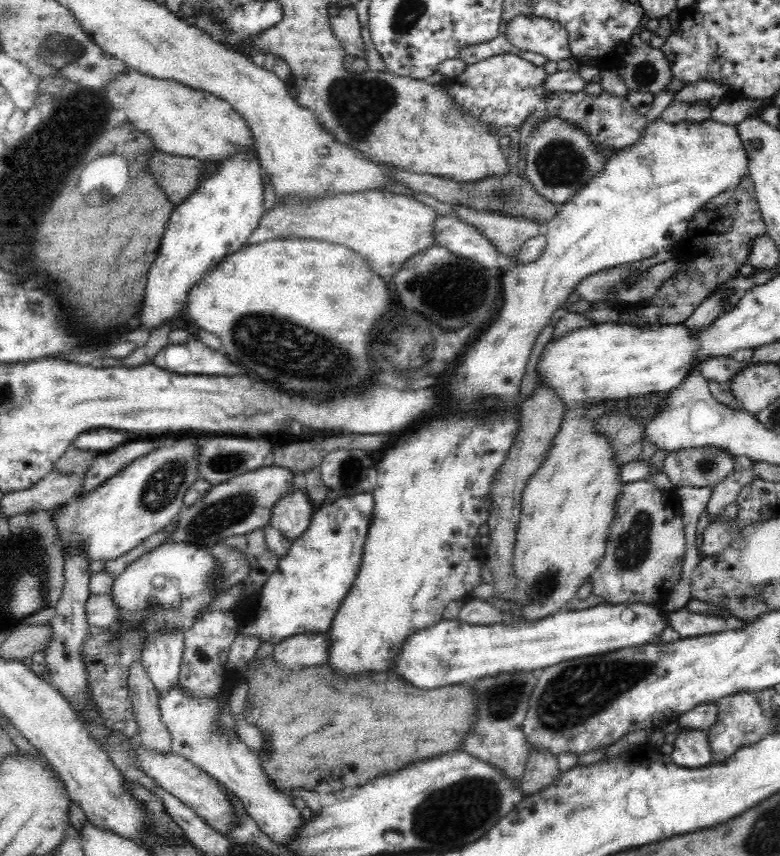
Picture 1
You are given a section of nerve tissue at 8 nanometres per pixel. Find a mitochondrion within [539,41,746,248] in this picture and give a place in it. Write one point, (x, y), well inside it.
(642, 75)

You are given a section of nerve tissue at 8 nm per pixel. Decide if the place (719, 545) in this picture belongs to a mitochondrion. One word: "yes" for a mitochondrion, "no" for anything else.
no

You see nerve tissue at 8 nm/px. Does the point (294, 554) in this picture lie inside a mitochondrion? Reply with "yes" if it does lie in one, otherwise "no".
no

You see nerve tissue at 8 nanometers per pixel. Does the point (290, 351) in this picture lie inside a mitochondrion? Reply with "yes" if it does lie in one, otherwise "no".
yes

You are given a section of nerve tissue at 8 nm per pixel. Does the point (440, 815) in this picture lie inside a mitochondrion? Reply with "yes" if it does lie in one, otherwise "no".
yes

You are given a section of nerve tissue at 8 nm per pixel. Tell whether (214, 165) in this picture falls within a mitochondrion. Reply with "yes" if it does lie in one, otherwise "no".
no

